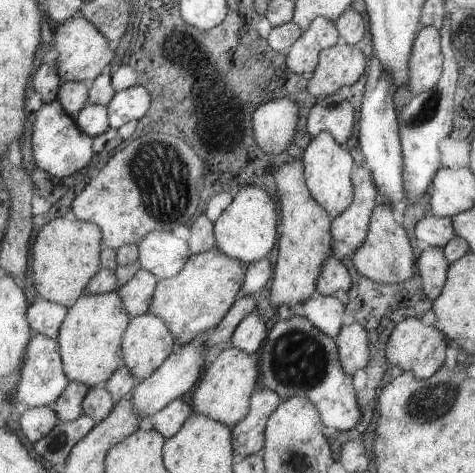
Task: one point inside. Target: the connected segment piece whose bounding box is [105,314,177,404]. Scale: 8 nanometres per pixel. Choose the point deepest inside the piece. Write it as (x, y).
(148, 343)

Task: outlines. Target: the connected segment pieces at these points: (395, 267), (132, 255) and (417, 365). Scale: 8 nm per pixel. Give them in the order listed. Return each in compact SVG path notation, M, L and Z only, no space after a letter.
M379 204L375 206L369 222L367 242L363 242L363 248L353 254L353 266L363 276L377 284L401 284L413 278L413 252L409 246L409 240L403 232L403 228L393 220L389 206Z
M155 232L143 238L139 246L123 246L117 252L119 268L141 266L141 270L151 272L159 282L171 280L185 270L191 254L191 244L183 242L171 232Z
M405 318L395 326L395 330L387 338L385 360L389 364L397 366L401 372L411 372L415 376L415 380L427 380L439 368L445 366L447 344L449 342L433 326L423 326L421 320L417 320L417 318Z

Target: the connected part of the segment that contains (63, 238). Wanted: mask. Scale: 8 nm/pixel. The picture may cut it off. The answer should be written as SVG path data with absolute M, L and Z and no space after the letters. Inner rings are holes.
M59 218L45 224L33 244L33 286L37 296L71 310L85 294L117 292L115 272L103 270L103 250L103 232L91 222Z

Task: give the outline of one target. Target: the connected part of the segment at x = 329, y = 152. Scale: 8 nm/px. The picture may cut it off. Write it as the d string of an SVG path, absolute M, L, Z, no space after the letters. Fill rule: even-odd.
M321 132L307 144L307 148L301 154L301 160L303 160L303 168L307 168L307 192L311 192L311 196L315 198L315 204L319 204L323 212L331 216L331 220L339 218L339 214L343 214L343 210L347 210L351 202L355 202L355 192L351 184L353 160L349 152L339 144L335 144L333 136L329 136L327 132Z

